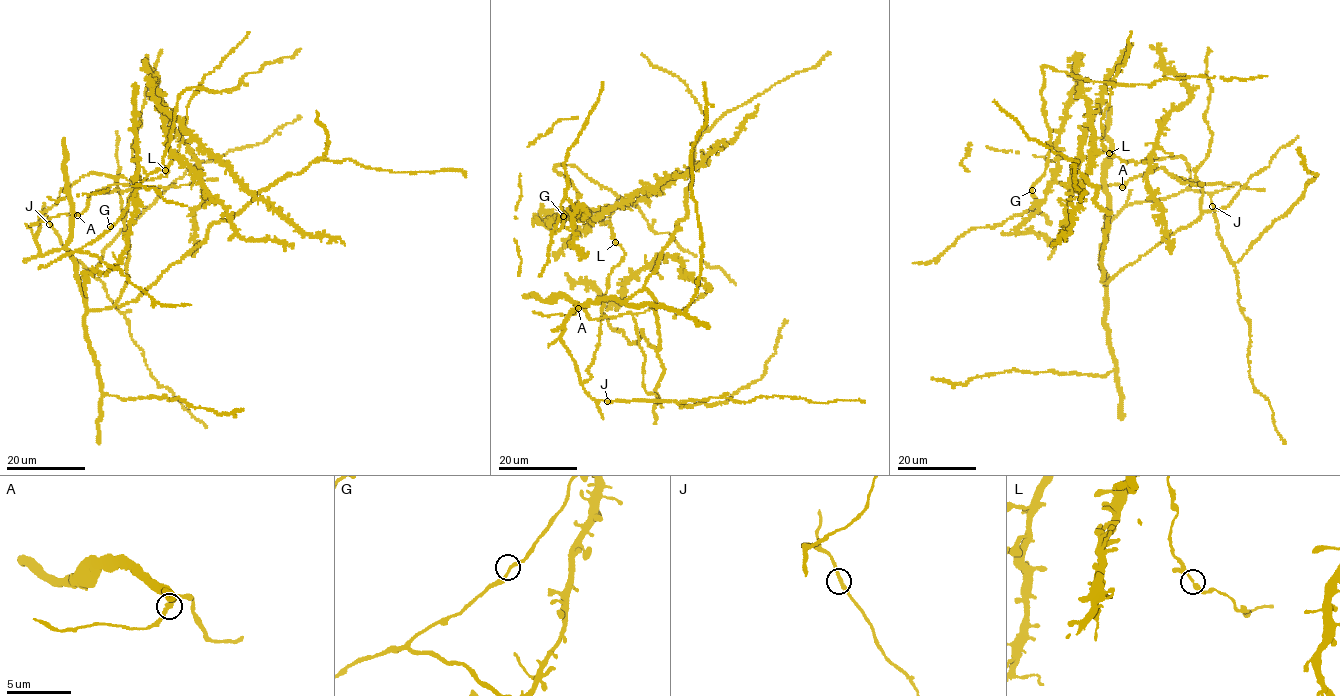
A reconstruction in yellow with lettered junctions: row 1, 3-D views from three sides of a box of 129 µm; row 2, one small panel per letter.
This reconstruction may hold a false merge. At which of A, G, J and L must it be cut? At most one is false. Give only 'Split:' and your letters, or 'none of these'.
Split: none of these

